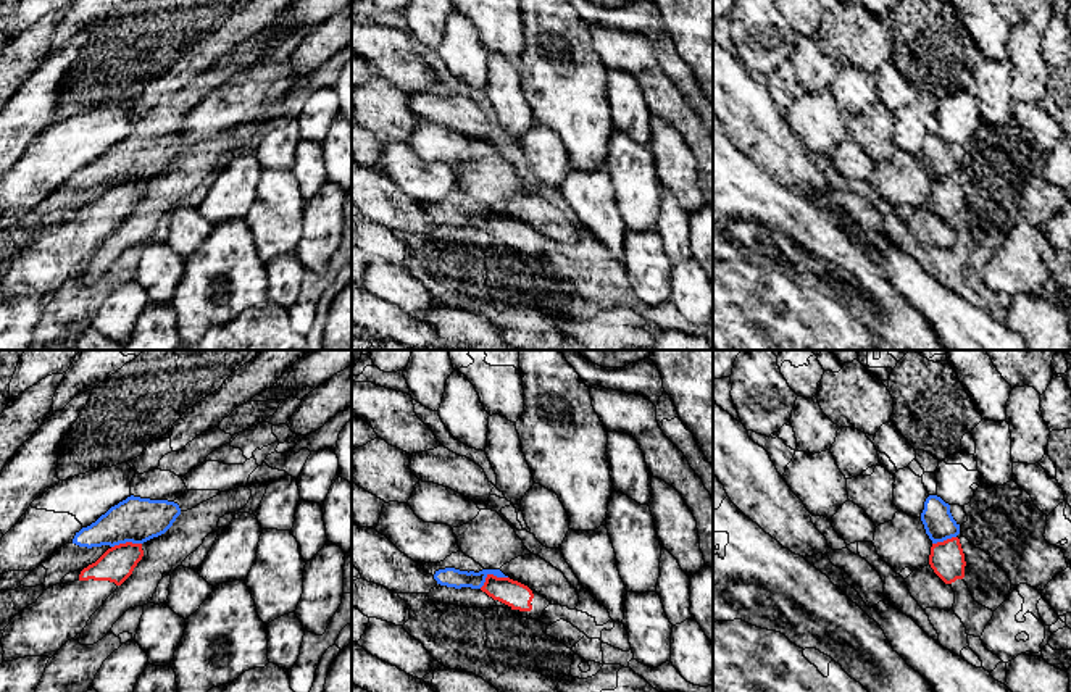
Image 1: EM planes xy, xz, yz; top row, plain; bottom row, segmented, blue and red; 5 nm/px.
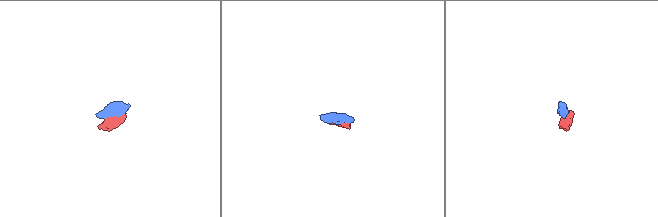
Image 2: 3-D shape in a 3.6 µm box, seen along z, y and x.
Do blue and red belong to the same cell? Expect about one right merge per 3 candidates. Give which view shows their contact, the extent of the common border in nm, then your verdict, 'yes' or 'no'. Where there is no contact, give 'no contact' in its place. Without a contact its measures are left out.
xz | 160 nm | no

